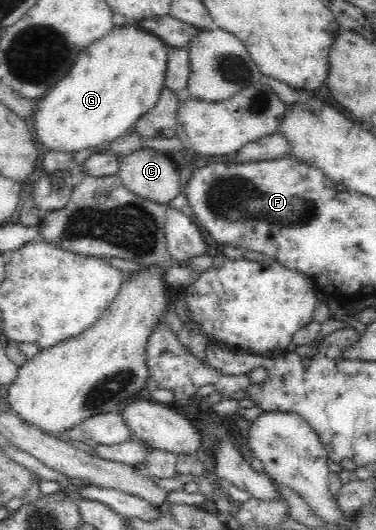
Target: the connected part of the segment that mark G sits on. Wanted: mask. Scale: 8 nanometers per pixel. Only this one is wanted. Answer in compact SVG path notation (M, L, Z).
M127 22L85 47L69 72L53 84L33 108L37 142L48 151L77 151L98 147L126 134L157 104L165 82L170 46L159 36Z

